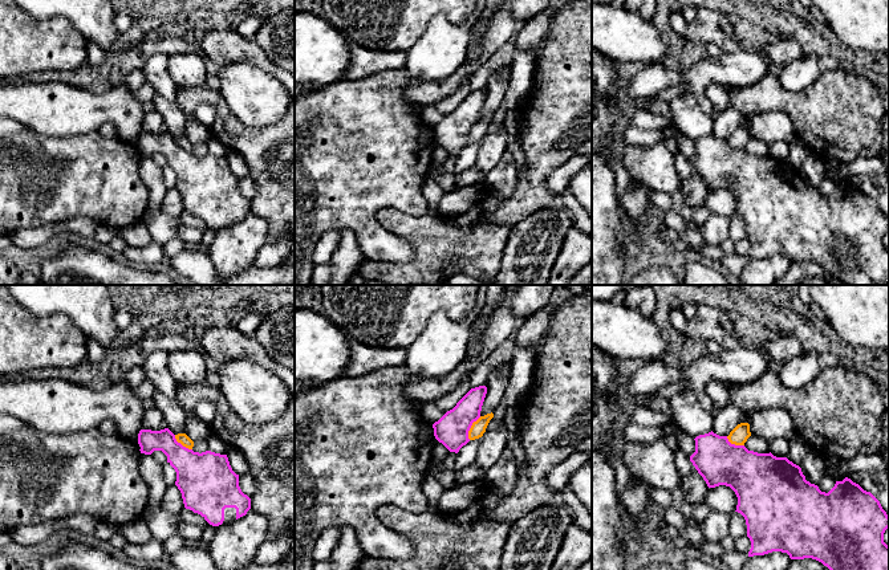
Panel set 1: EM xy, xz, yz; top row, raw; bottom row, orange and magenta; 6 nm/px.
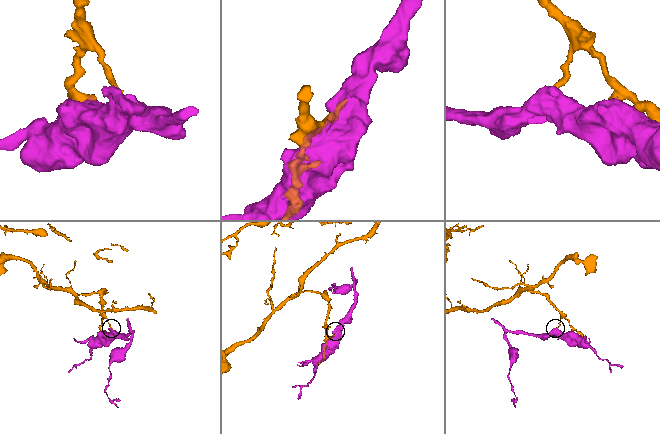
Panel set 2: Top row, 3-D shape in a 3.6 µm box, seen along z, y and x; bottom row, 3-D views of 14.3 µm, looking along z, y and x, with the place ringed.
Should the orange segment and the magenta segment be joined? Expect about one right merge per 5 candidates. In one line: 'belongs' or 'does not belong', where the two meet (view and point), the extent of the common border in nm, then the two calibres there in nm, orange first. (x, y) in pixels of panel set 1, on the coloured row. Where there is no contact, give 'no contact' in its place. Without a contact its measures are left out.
does not belong; contact xz (471, 427); length 160 nm; calibres 90 and 200 nm

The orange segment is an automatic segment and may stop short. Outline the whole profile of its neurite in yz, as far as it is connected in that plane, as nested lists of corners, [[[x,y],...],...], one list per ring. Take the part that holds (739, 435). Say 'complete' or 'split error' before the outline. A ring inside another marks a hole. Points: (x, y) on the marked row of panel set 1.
complete | [[[740,423],[738,424],[727,436],[728,441],[735,445],[744,445],[747,439],[751,436],[750,424]]]

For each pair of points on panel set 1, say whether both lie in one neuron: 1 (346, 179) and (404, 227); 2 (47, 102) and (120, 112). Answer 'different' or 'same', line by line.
1: different
2: same

